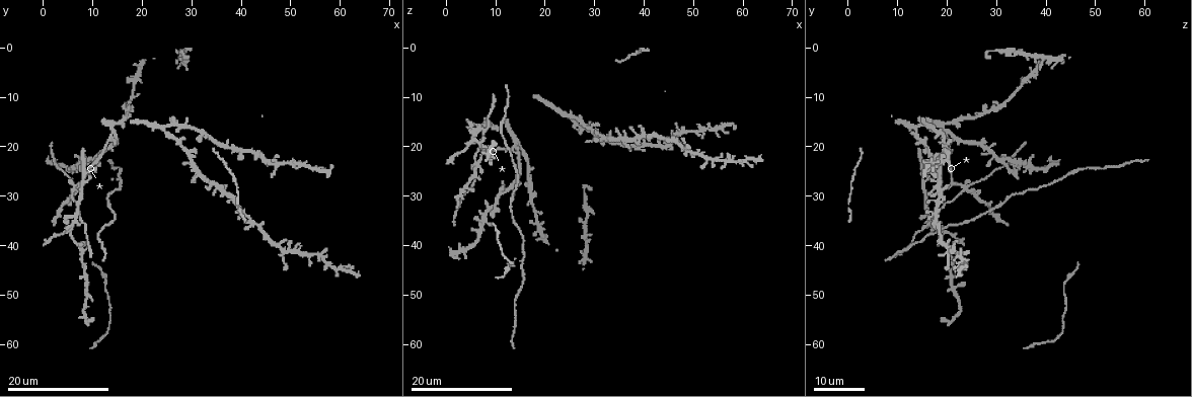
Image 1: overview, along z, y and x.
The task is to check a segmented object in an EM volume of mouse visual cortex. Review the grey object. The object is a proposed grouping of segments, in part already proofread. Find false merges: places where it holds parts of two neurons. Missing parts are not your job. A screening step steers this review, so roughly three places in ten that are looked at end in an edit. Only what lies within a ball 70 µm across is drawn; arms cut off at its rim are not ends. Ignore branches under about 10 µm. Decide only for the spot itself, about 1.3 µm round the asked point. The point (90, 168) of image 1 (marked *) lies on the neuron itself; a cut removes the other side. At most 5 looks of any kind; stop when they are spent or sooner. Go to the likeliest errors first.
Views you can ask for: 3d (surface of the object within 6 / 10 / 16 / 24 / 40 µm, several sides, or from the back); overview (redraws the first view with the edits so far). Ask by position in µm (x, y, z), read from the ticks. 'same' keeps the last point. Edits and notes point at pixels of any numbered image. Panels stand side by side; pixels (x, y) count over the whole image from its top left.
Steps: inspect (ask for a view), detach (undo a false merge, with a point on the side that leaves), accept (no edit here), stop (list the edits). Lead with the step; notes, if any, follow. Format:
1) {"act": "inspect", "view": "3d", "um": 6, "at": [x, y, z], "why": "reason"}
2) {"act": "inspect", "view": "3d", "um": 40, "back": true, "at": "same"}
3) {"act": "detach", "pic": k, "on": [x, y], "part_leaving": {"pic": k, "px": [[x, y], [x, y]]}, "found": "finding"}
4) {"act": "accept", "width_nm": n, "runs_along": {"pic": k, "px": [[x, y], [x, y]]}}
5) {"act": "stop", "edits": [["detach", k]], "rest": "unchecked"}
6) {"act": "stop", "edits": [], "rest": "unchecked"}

{"act": "inspect", "view": "3d", "um": 24, "at": [6.0, 28.5, 23.5], "why": "looks like a crossing"}

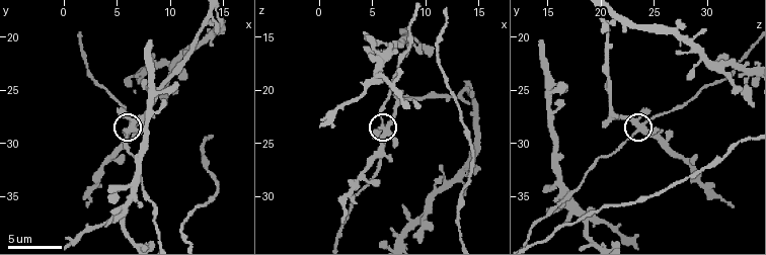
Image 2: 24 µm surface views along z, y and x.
{"act": "inspect", "view": "3d", "um": 6, "at": [6.2, 28.8, 23.6], "why": "closer look"}

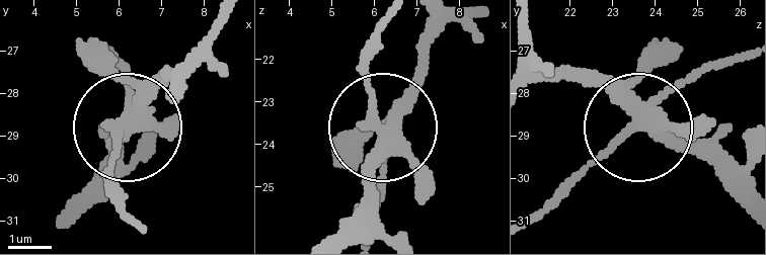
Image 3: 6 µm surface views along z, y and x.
{"act": "accept", "arms": 5, "runs_along": {"pic": 3, "px": [[532, 51], [641, 119], [736, 55]]}, "found": "one neuron here"}

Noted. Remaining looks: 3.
{"act": "inspect", "view": "3d", "um": 10, "at": [7.8, 35.2, 16.6], "why": "side arm on a straight run"}

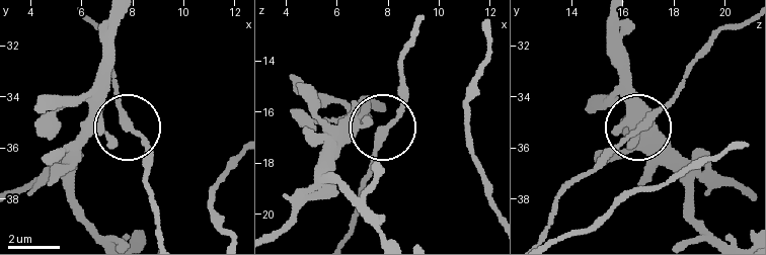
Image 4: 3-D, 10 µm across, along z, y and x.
{"act": "accept", "arms": 3, "found": "one neuron here"}

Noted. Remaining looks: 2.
{"act": "inspect", "view": "3d", "um": 24, "at": [29.0, 21.5, 16.0], "why": "a fork"}

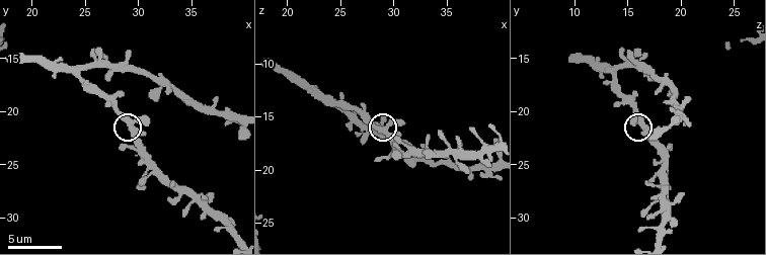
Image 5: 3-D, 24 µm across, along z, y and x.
{"act": "inspect", "view": "3d", "um": 6, "at": [29.2, 21.0, 16.0], "why": "zoom in"}

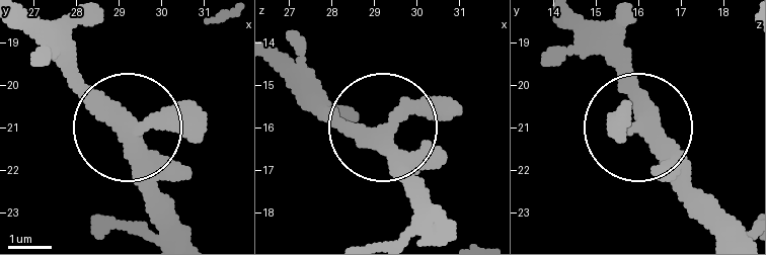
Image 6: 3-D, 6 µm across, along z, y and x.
{"act": "accept", "width_nm": 370, "found": "one neuron here"}

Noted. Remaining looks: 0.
{"act": "stop", "edits": [], "rest": "unchecked"}

